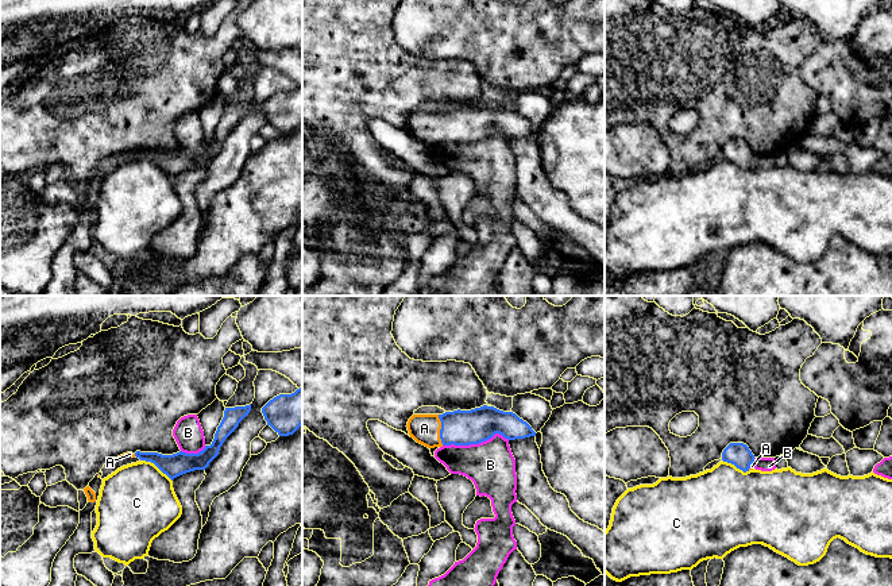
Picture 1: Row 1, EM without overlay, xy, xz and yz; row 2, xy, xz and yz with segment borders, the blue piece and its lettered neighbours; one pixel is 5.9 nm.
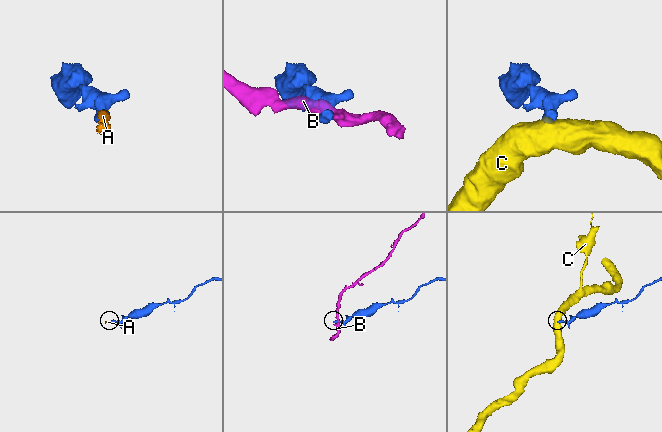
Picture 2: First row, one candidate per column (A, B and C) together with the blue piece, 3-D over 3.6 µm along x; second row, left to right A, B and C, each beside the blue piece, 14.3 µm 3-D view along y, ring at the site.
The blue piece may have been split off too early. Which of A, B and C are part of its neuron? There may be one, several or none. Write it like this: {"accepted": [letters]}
{"accepted": ["A"]}

